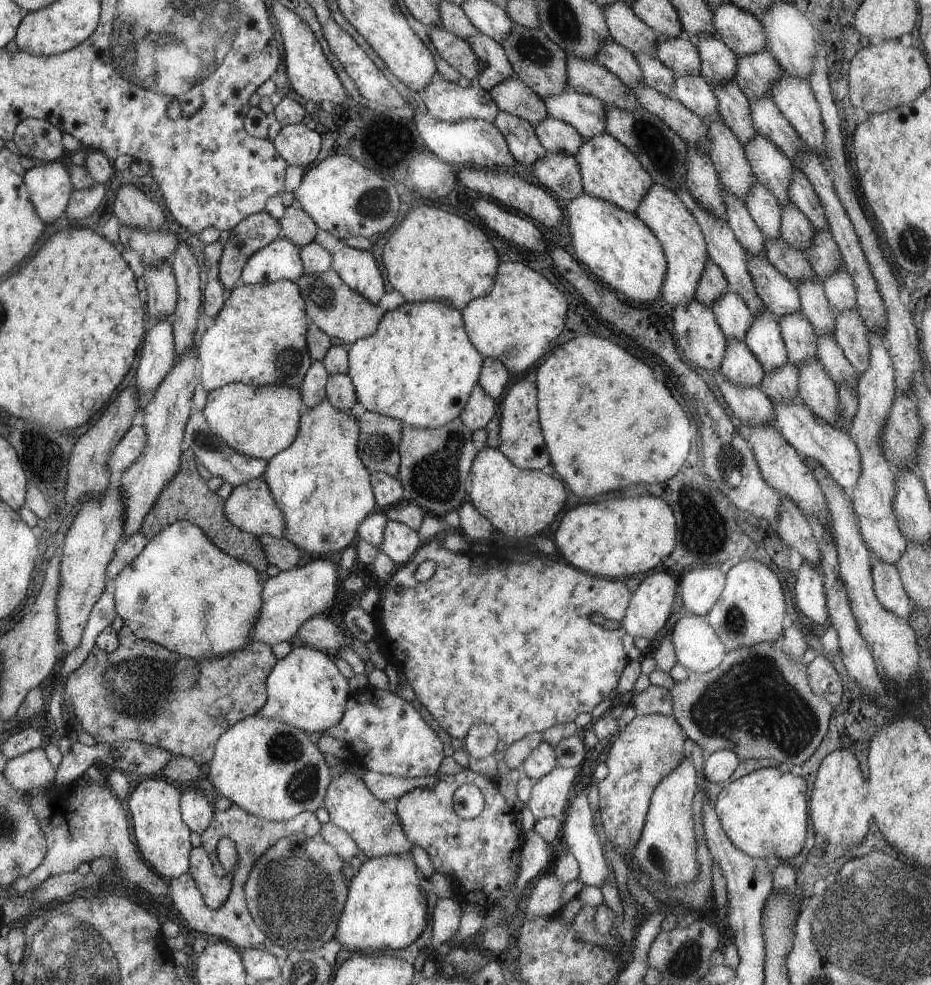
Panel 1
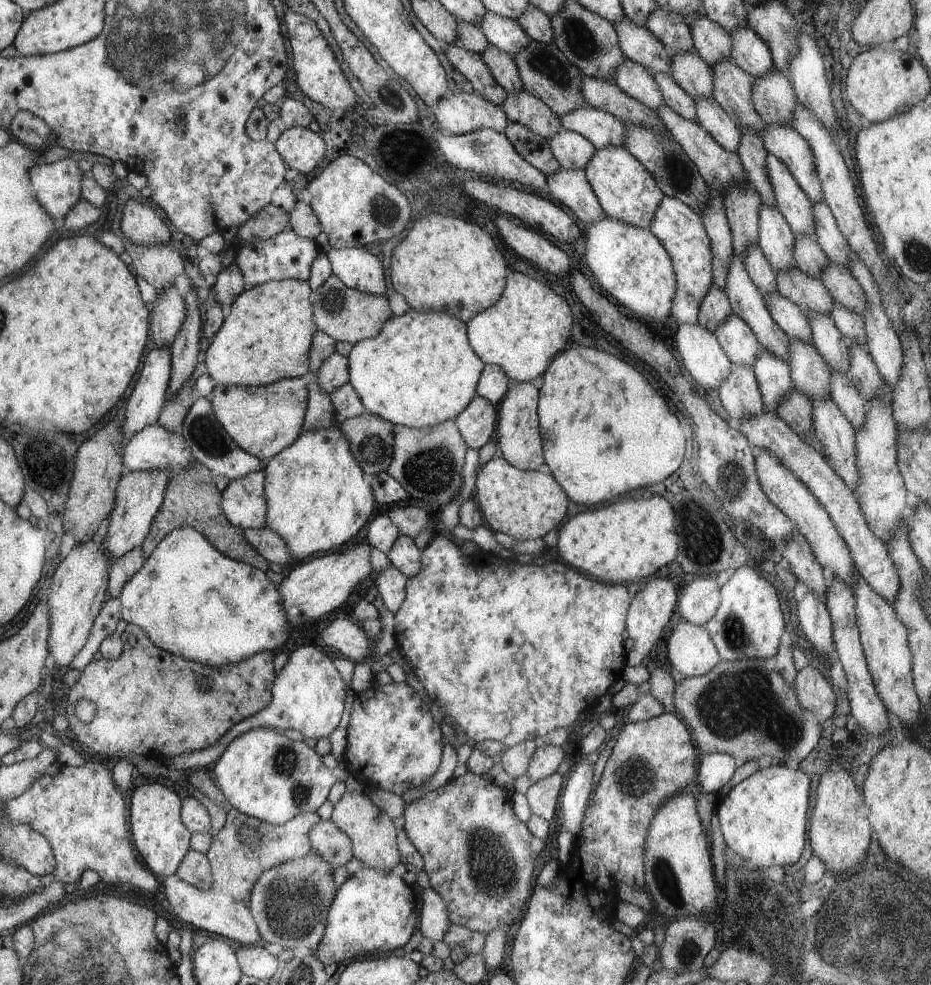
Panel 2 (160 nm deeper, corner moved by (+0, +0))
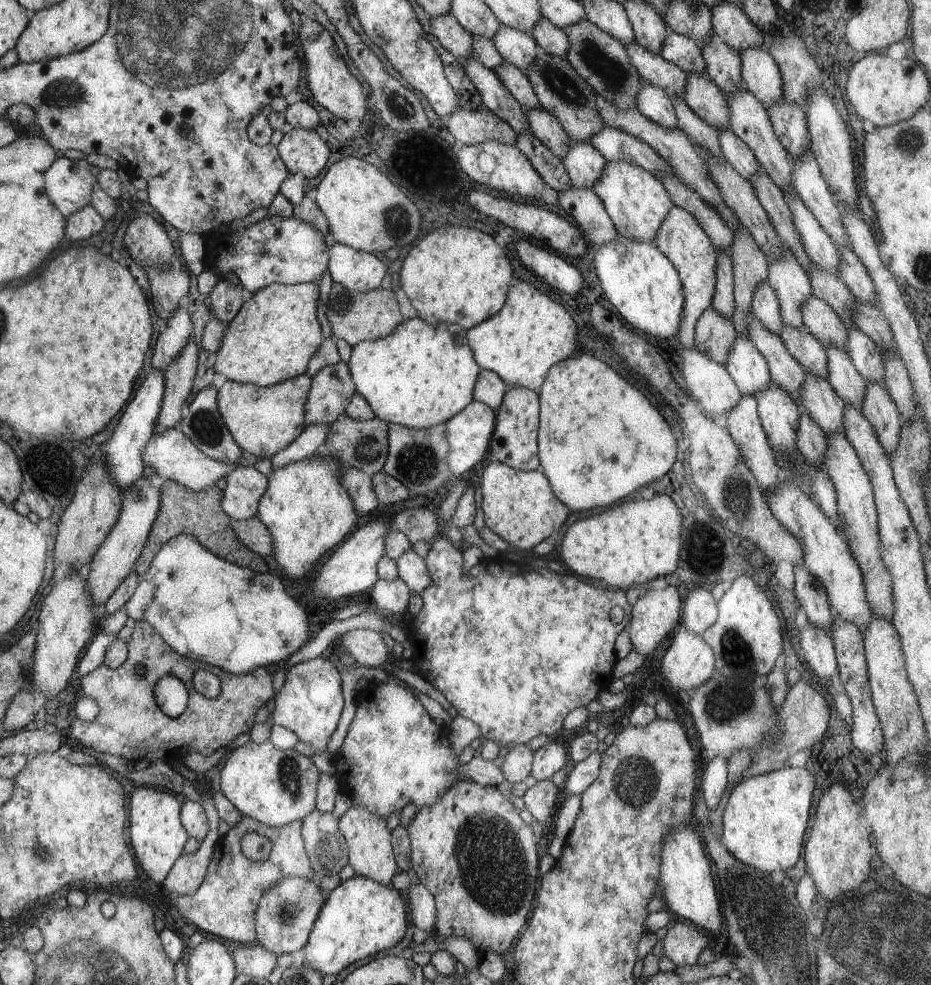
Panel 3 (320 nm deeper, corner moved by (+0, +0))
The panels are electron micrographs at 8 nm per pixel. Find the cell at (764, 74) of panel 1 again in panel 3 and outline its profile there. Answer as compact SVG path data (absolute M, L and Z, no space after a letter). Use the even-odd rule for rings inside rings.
M781 101L766 108L774 133L789 157L802 158L810 150L805 108Z

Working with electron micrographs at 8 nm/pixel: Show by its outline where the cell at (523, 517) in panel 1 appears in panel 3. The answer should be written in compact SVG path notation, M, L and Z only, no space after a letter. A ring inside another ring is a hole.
M486 461L480 484L485 525L513 549L532 550L548 537L555 537L571 510L552 492L546 475L540 470L519 471L501 462Z

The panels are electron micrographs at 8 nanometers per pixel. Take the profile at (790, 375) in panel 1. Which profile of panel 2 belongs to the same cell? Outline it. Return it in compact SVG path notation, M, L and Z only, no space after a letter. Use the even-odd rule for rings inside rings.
M794 388L781 401L777 415L803 439L806 439L815 430L813 402L805 394L798 392Z

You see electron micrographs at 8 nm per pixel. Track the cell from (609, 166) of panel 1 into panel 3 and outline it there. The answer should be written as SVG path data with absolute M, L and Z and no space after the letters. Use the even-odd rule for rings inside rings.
M624 160L607 162L602 176L592 186L592 190L610 216L617 234L641 242L654 241L660 224L666 220L668 212L674 206L658 177L650 174L648 170L640 168L632 162L624 162Z

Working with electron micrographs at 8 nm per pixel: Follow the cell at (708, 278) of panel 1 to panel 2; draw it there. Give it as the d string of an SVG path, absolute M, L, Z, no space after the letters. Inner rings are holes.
M713 286L702 299L697 323L715 334L718 325L726 322L732 314L733 310L725 291Z

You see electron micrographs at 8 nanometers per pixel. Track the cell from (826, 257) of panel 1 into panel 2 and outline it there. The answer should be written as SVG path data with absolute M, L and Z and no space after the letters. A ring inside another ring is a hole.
M829 262L820 280L829 290L830 296L840 306L859 314L868 309L868 299L861 289L860 283L852 276L850 270L832 265Z

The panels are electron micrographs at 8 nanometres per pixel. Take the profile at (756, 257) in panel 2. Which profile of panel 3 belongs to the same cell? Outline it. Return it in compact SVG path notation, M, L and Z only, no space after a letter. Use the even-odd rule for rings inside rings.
M768 280L754 290L752 311L762 326L766 326L766 328L770 328L770 332L780 335L780 328L783 324L780 315L780 300L776 296L776 290L770 287Z

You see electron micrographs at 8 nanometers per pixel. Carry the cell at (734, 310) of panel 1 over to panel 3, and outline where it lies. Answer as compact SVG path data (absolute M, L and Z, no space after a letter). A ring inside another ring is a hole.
M747 334L736 335L734 346L726 356L725 366L742 396L755 396L771 380L766 358Z

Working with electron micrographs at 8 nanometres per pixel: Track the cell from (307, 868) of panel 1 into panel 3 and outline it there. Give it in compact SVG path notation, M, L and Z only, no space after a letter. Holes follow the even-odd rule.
M288 877L270 888L261 898L256 910L257 938L255 944L263 946L275 955L294 952L307 945L309 934L317 922L318 913L326 896L314 881L300 877Z

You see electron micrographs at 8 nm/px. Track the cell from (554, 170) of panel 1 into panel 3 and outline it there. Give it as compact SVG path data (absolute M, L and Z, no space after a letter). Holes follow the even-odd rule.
M566 188L558 194L558 204L563 210L578 222L588 245L602 246L617 236L614 224L606 213L602 202L590 188Z

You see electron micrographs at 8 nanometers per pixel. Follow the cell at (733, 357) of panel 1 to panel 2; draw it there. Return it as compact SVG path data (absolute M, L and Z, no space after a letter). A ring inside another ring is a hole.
M736 365L718 392L730 420L744 421L763 413L762 395L752 367Z

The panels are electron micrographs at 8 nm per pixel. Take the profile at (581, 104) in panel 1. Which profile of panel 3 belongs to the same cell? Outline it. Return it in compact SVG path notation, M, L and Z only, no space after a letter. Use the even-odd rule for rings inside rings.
M604 124L598 134L589 141L607 162L624 160L632 162L650 174L666 174L666 162L648 145L622 130Z

